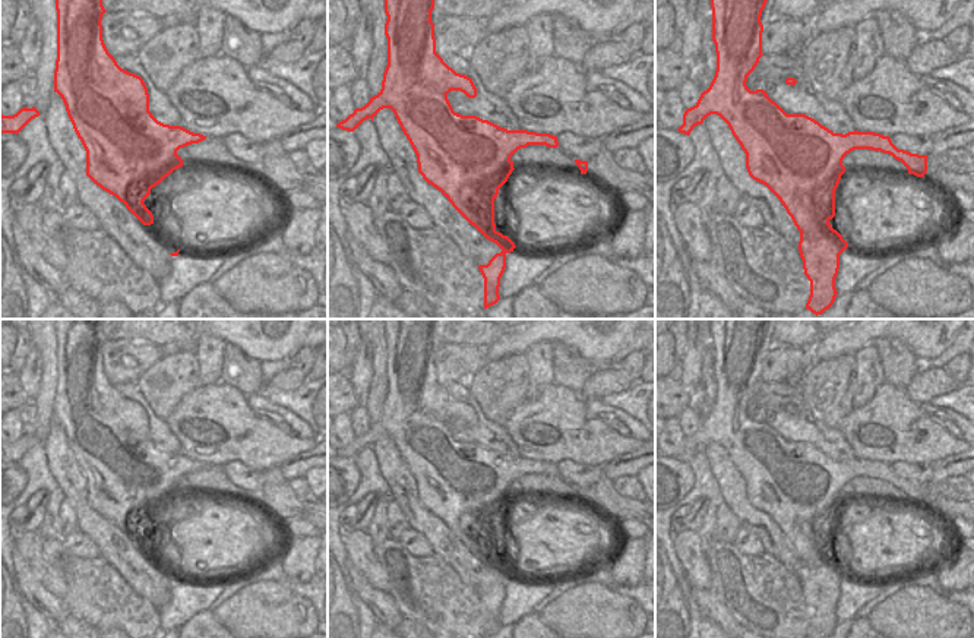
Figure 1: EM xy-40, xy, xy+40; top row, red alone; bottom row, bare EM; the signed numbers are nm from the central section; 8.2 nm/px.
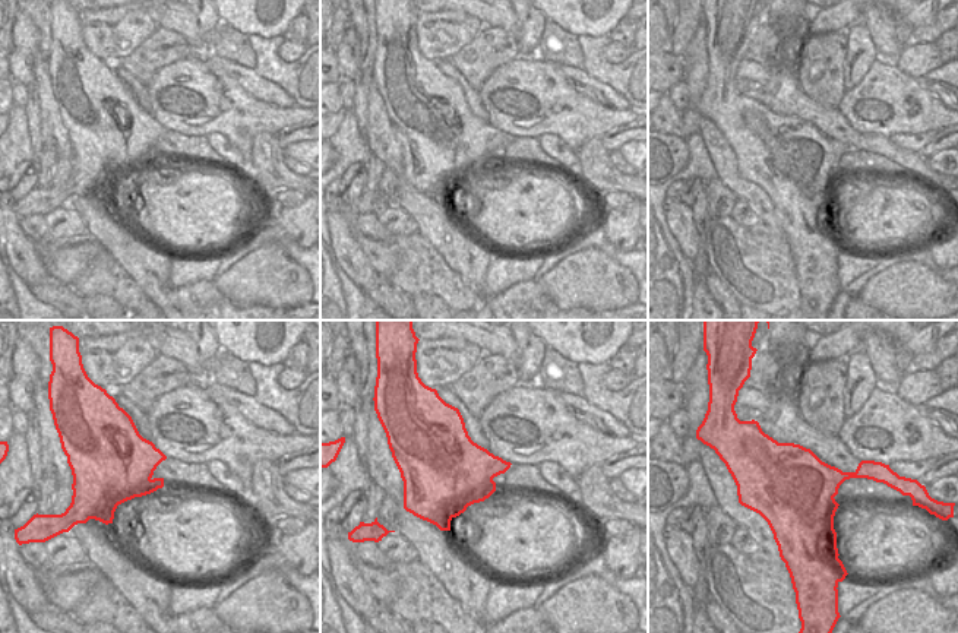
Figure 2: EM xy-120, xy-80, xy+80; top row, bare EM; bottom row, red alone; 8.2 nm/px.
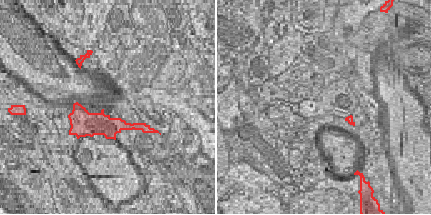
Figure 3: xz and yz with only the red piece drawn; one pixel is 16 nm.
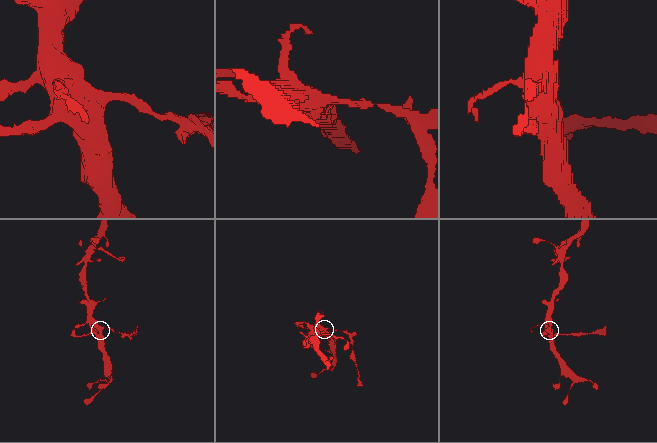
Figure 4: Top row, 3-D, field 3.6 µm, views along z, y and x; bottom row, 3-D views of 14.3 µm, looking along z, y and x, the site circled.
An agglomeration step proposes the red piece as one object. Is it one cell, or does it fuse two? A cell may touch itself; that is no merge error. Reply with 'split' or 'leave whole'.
split

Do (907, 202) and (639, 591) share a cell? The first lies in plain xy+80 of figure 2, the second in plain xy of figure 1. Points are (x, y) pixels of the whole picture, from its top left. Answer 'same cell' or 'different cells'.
different cells

